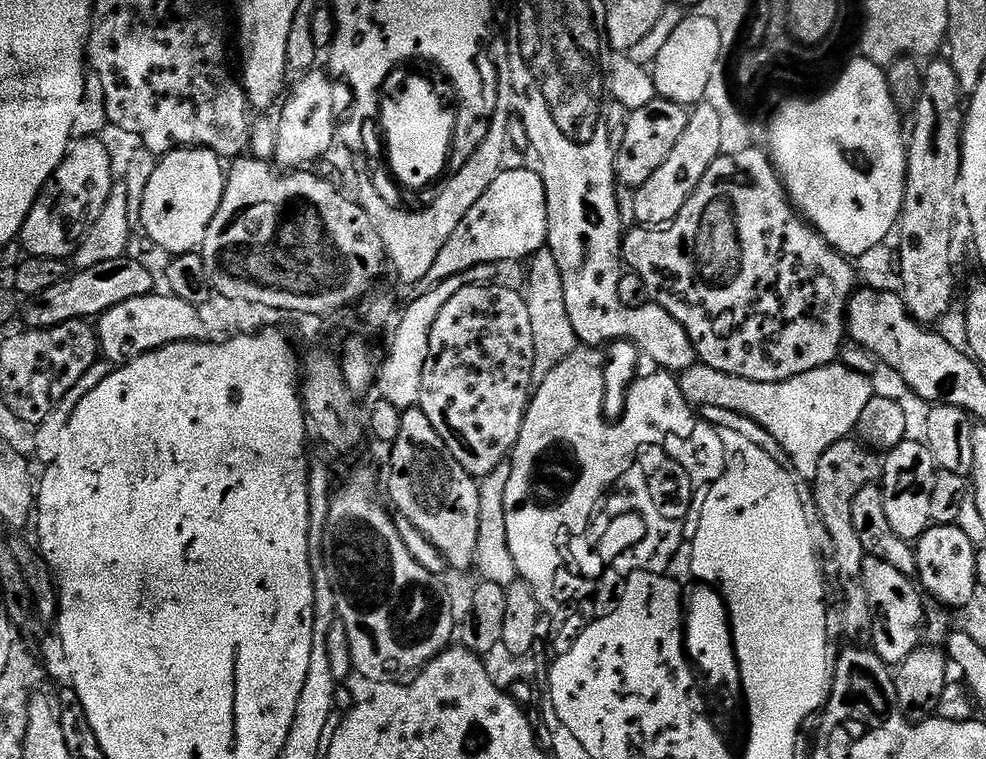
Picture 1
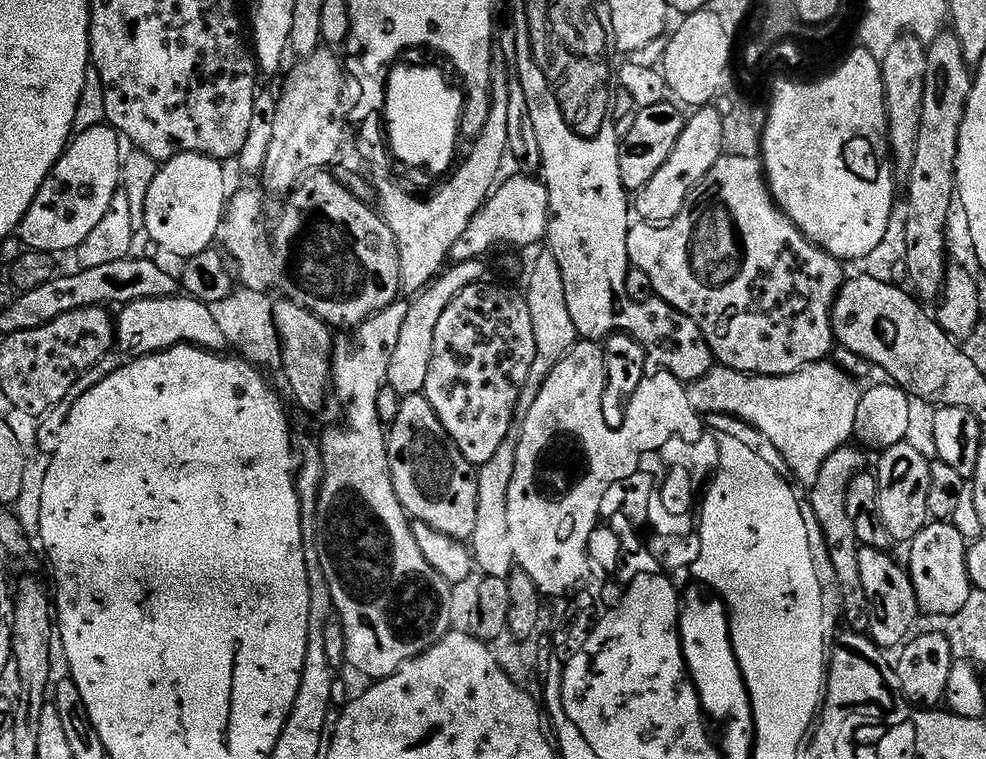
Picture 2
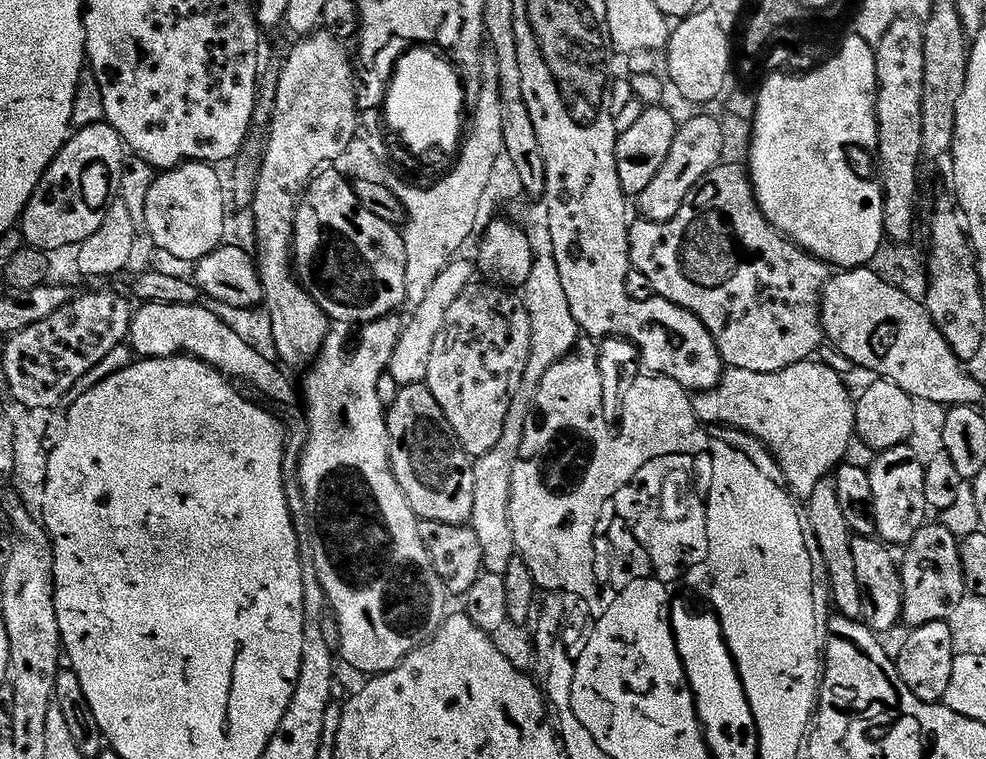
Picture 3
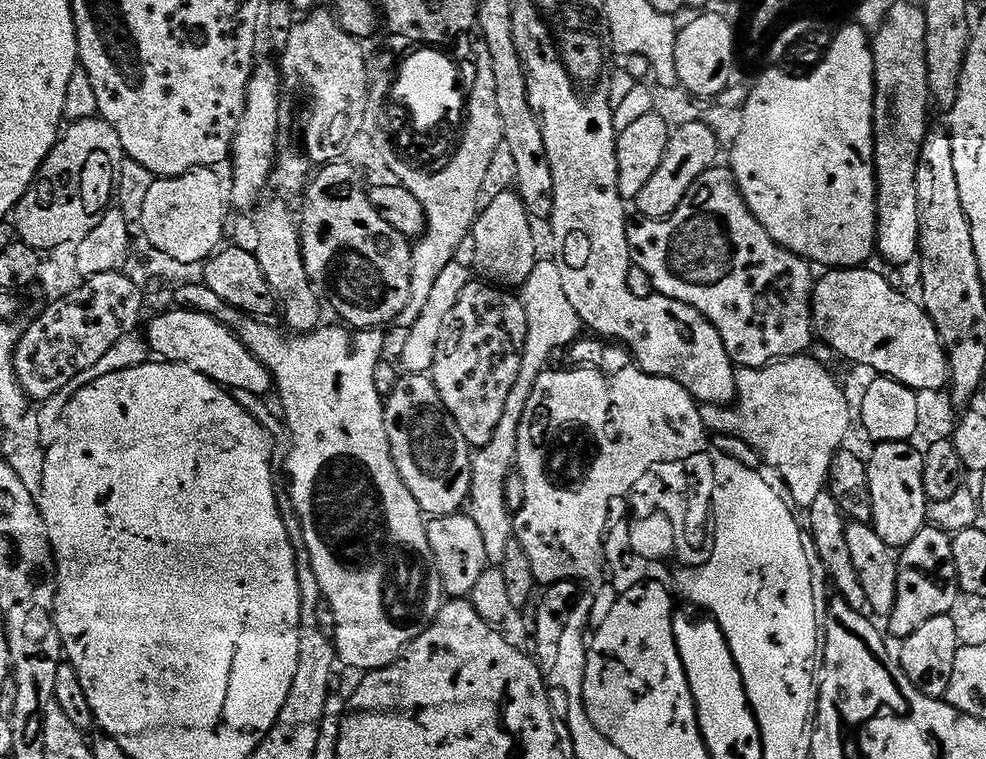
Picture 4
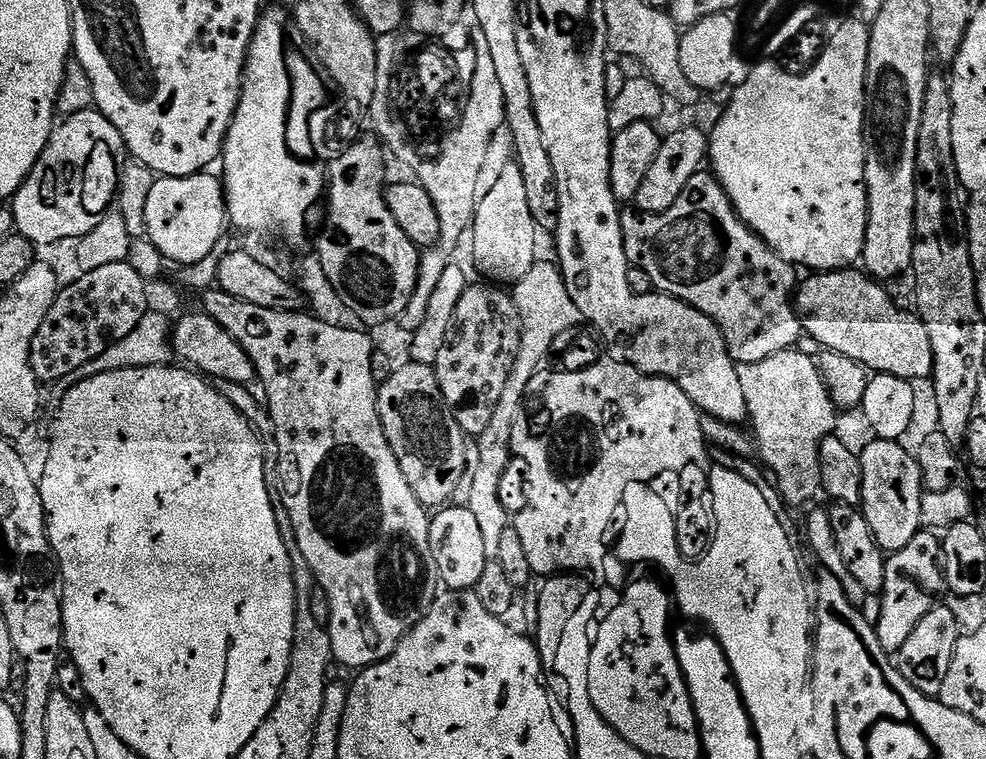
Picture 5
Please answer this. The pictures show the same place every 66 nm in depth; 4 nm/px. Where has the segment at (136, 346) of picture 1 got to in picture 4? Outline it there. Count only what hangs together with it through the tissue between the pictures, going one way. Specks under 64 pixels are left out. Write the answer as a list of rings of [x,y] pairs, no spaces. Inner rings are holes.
[[[184,306],[177,307],[175,310],[177,312],[164,312],[161,316],[154,317],[148,324],[148,332],[146,331],[149,349],[155,355],[157,352],[160,355],[157,357],[161,361],[190,366],[209,376],[215,384],[220,384],[233,393],[238,390],[246,390],[255,396],[267,397],[273,391],[274,381],[270,370],[262,366],[258,358],[254,358],[252,351],[242,343],[233,329],[226,327],[222,322],[218,322],[213,316],[208,316],[204,312],[193,312]]]

